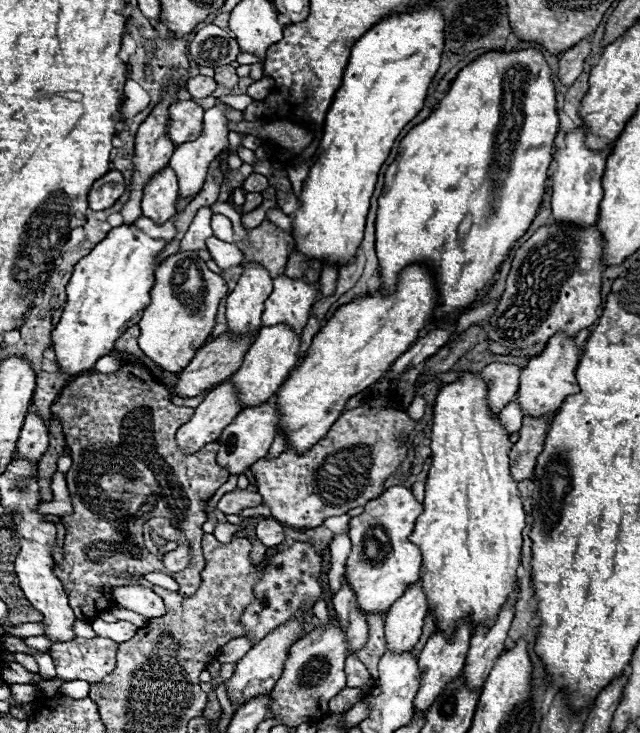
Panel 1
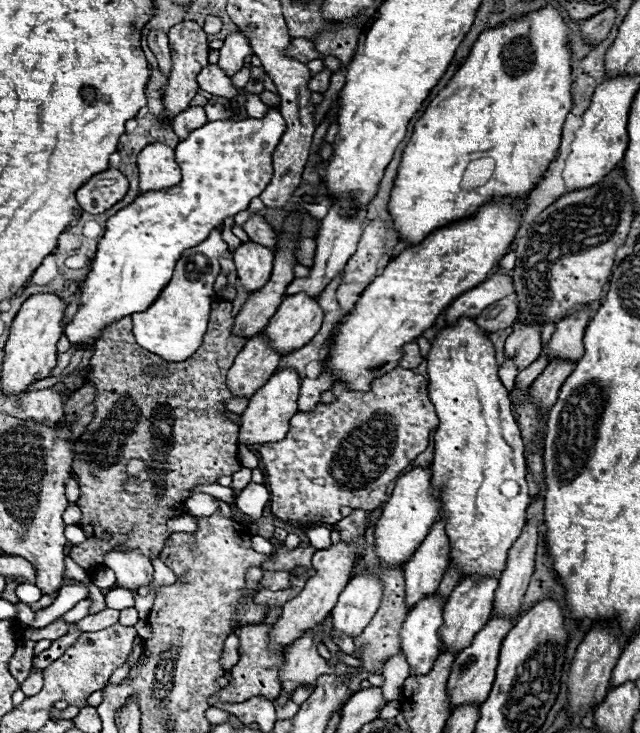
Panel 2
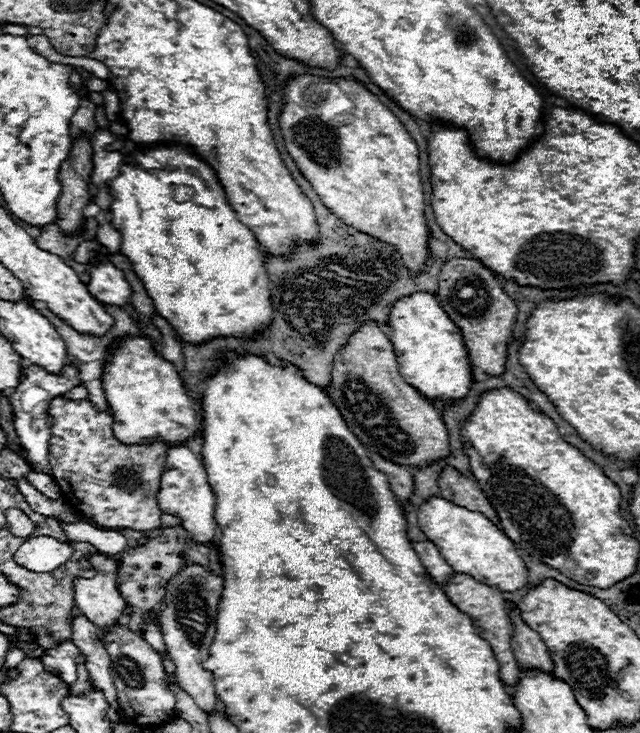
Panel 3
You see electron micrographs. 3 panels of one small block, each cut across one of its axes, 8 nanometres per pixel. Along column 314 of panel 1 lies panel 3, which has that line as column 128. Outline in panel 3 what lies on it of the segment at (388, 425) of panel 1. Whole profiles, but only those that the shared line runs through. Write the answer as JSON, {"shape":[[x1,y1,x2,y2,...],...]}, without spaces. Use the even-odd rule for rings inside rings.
{"shape":[[56,396,50,402,48,414,52,418,48,446,52,478,68,504,72,504,82,518,106,530,132,528,148,532,158,528,162,510,156,496,160,492,160,476,168,446,164,442,122,444,112,432,112,416,96,410,90,400,78,402]]}

